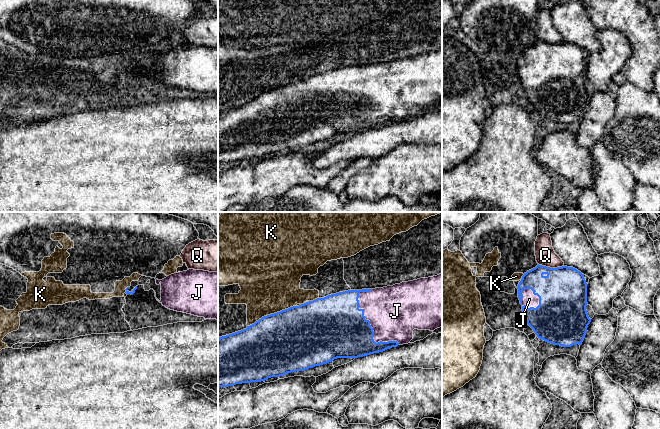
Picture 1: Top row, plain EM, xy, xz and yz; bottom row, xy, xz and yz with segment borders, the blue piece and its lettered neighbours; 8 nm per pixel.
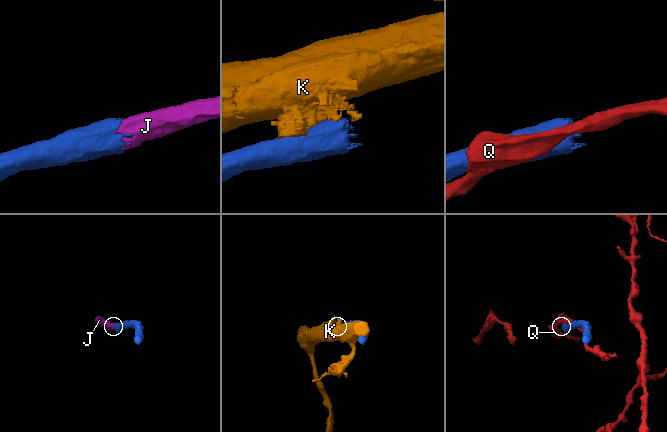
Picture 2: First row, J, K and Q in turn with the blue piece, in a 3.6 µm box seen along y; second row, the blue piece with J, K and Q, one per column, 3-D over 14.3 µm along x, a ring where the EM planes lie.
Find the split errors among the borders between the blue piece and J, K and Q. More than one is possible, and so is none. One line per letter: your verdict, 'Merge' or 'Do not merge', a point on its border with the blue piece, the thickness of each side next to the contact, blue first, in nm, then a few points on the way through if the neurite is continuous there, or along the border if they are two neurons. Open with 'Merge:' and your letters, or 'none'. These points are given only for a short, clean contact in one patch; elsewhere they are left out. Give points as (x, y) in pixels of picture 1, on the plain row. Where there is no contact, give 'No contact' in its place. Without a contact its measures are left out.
Merge: J
J: Merge. Touches blue at xz (371, 103). Thickness 440 nm (blue) against 420 nm
K: Do not merge. Touches blue at xz (271, 90). Thickness 500 nm (blue) against 480 nm
Q: Do not merge. Touches blue at yz (551, 44). Thickness 380 nm (blue) against 160 nm

